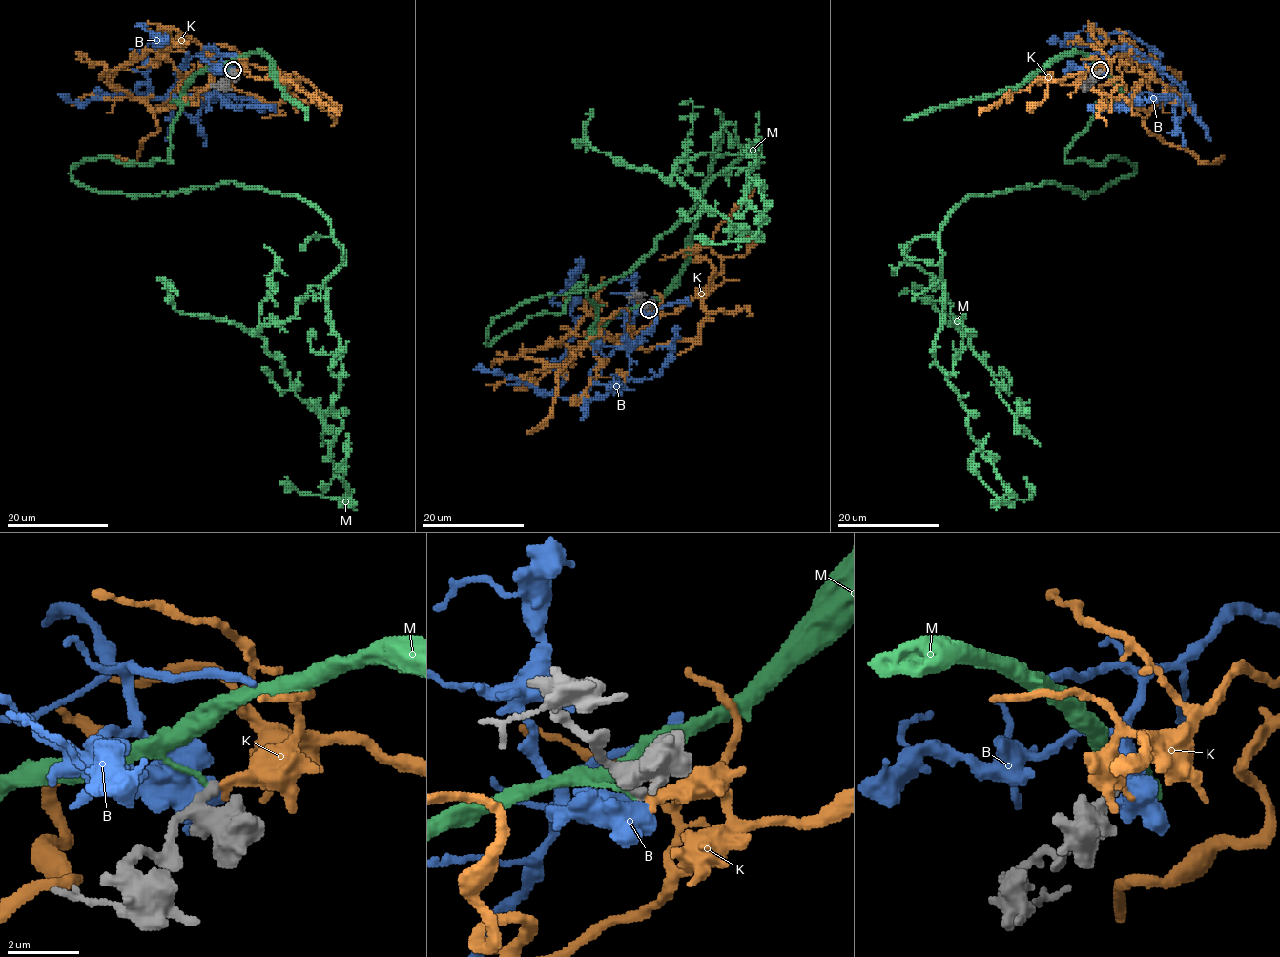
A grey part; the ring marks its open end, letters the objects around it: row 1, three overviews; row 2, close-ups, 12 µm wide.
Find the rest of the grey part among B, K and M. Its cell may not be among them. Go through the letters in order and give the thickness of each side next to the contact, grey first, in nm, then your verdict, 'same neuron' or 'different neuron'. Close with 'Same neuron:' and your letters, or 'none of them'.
B: calibres 280 and 700 nm; different neuron
K: calibres 320 and 280 nm; different neuron
M: calibres 340 and 130 nm; different neuron
Same neuron: none of them

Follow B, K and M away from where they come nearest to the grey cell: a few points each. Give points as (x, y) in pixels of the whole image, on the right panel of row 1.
B: (1100, 71), (1105, 54), (1132, 48), (1188, 97), (1164, 84), (1160, 54), (1128, 32), (1072, 43), (1095, 27)
K: (1099, 71), (1125, 55), (1132, 69), (1100, 85), (1106, 101), (1155, 103), (1128, 51), (1067, 42)
M: (1099, 71), (1124, 100), (1065, 159), (1132, 174), (940, 230), (936, 362), (1001, 498), (989, 433)

